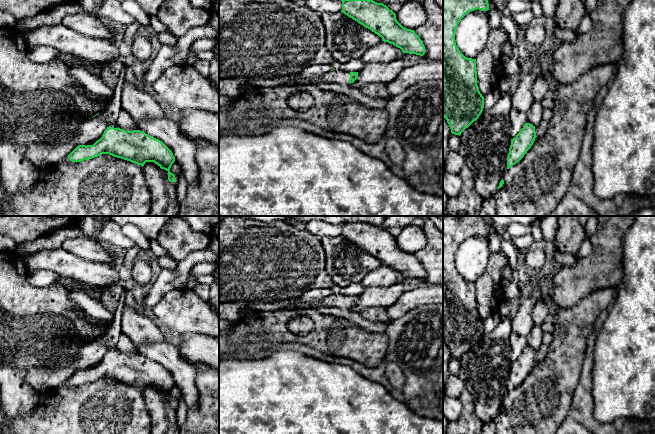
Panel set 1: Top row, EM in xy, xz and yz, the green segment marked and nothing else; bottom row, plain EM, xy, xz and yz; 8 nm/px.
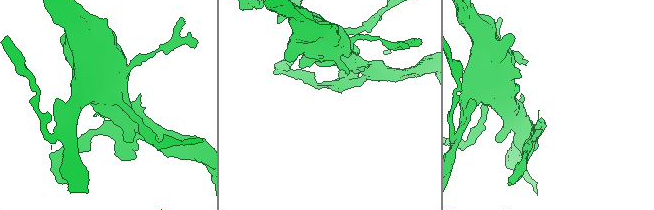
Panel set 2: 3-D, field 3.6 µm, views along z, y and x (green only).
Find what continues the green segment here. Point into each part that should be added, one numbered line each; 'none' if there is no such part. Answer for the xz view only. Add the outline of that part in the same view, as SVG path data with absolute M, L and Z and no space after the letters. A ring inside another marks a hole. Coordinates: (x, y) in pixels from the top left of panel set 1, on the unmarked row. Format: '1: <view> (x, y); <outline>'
1: xz (336, 300); M336 293L322 299L322 305L326 307L350 308L349 303L350 303L349 296Z

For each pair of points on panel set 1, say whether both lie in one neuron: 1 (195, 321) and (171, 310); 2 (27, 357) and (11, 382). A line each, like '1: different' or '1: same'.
1: same
2: different

